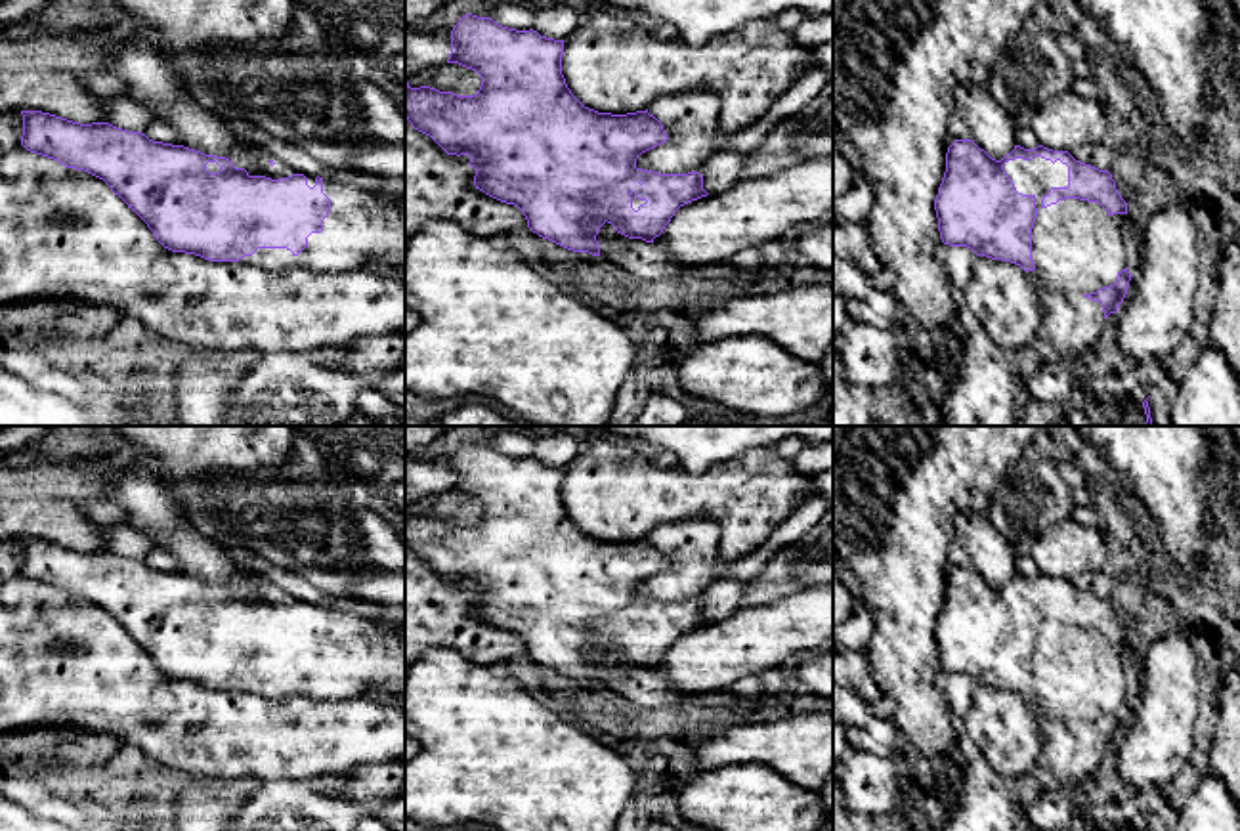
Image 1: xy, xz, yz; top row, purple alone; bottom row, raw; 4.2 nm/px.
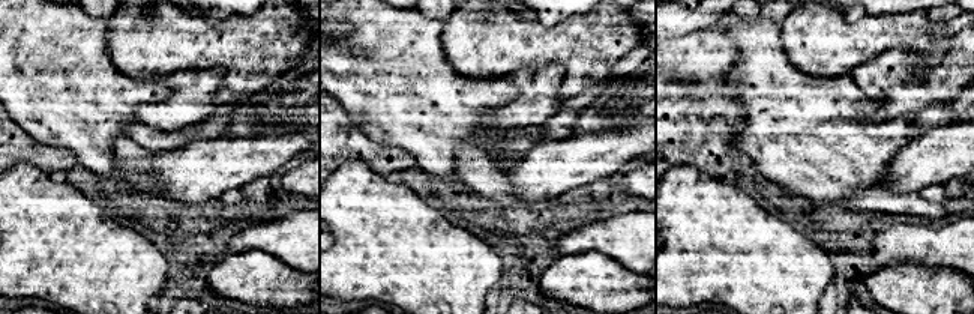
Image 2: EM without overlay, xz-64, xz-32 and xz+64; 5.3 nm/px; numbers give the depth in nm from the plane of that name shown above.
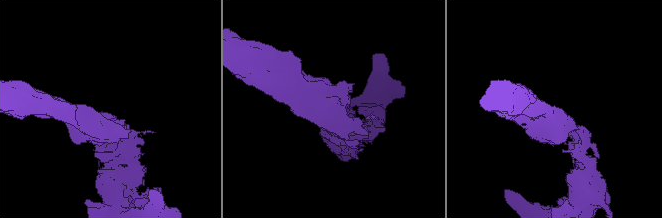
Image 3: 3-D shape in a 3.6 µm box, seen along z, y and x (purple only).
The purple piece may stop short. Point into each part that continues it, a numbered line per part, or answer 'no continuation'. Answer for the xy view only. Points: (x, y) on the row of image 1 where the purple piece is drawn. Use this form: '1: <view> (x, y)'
1: xy (360, 226)

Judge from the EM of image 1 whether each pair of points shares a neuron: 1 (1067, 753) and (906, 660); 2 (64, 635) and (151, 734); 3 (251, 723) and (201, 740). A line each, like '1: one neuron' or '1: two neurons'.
1: two neurons
2: one neuron
3: one neuron

